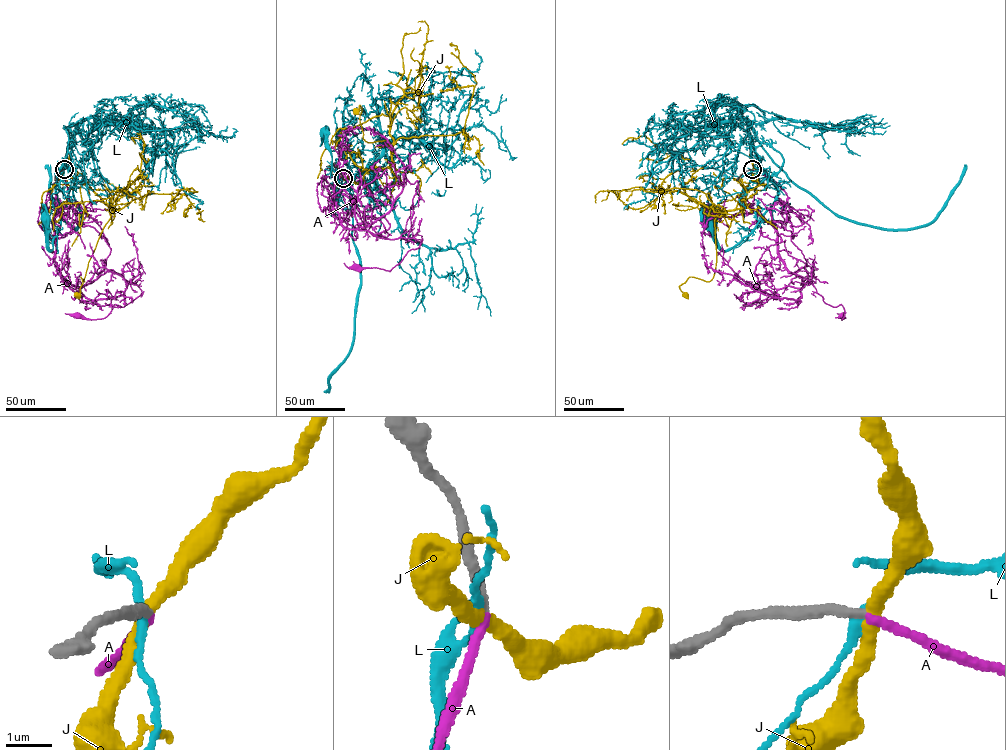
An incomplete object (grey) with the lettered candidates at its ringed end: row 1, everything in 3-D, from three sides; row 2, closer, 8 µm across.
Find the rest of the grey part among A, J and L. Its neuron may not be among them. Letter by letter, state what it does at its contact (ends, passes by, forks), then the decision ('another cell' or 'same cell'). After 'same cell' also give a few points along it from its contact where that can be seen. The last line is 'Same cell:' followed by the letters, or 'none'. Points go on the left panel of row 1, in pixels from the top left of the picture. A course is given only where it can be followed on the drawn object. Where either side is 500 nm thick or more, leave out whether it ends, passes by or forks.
A: it ends; same cell; course (64, 169), (77, 220), (111, 249), (92, 282), (113, 269), (142, 292), (104, 318), (78, 316)
J: it passes by; another cell
L: it passes by; another cell
Same cell: A

